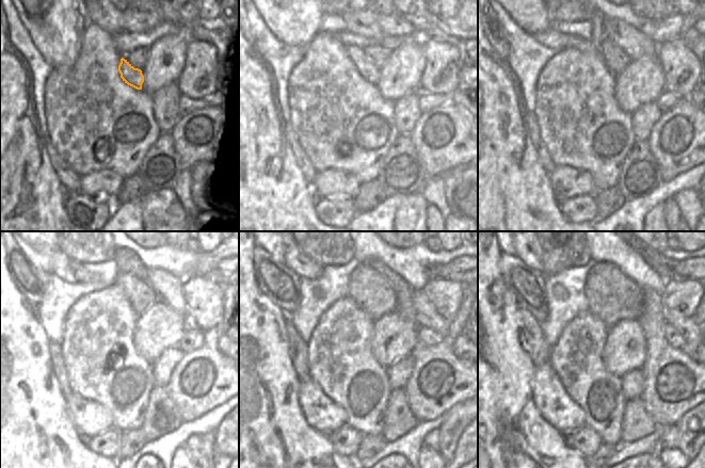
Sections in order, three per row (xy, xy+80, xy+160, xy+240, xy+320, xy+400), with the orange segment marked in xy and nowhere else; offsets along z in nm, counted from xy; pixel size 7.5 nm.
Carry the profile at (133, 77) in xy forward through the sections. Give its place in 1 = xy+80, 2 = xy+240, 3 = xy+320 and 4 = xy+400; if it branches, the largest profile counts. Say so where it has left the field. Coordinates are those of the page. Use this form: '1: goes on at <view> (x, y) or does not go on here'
1: goes on at xy+80 (369, 73)
2: goes on at xy+240 (81, 275)
3: goes on at xy+320 (300, 263)
4: goes on at xy+400 (529, 253)

